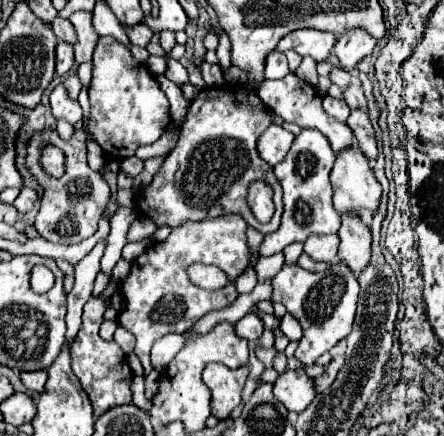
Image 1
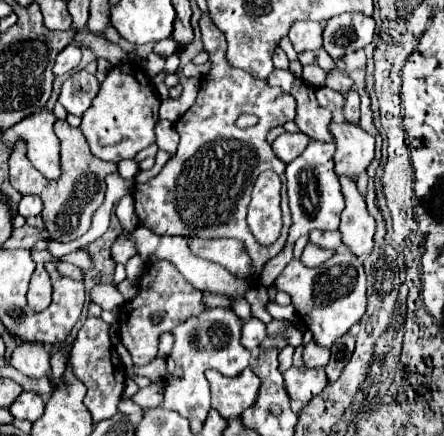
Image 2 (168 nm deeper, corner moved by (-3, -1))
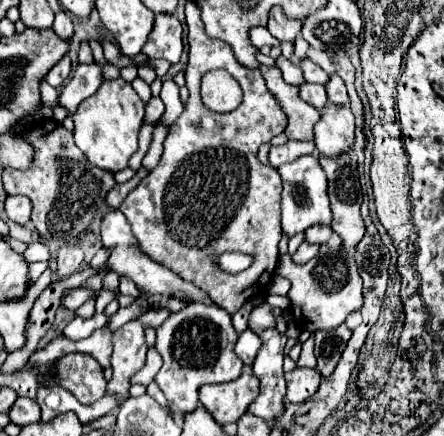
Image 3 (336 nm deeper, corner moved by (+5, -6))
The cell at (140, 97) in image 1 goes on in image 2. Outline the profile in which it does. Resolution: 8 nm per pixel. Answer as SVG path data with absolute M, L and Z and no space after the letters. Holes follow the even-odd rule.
M112 68L102 82L98 96L92 100L92 106L84 112L80 130L96 158L108 162L134 158L156 140L154 124L158 122L158 106L160 100L144 72L138 68Z

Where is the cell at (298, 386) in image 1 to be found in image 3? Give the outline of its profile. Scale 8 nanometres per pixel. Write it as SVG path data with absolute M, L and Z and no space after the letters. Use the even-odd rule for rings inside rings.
M294 369L290 373L286 373L286 385L288 385L288 395L286 399L290 403L302 403L306 401L310 395L314 395L318 391L320 385L320 373L316 369Z

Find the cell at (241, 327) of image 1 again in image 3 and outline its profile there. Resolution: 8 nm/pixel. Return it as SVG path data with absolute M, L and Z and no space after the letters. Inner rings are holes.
M246 329L238 335L238 343L236 343L234 351L244 361L246 367L250 367L254 363L254 357L256 357L258 349L260 349L260 337L252 329Z

